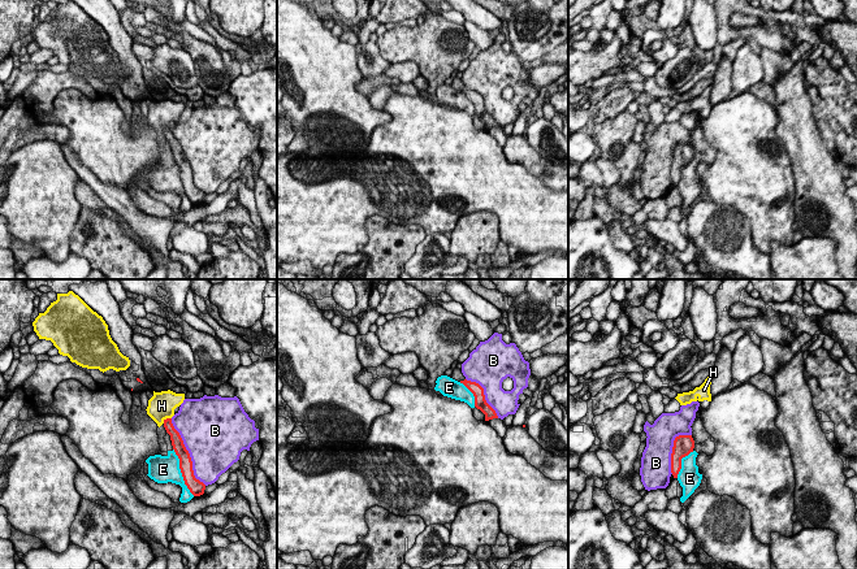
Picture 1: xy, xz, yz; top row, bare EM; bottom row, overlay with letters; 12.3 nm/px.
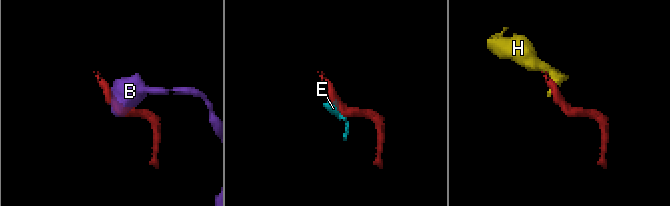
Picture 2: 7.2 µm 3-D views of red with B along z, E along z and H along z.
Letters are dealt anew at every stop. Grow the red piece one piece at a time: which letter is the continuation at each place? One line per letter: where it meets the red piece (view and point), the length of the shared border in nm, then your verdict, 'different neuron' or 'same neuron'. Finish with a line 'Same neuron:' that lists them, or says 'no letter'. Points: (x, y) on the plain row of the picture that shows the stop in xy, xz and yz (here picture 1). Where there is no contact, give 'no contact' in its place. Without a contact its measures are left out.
B: xy (189, 163) | 950 nm | different neuron
E: xy (181, 181) | 650 nm | different neuron
H: xy (167, 127) | 130 nm | different neuron
Same neuron: no letter

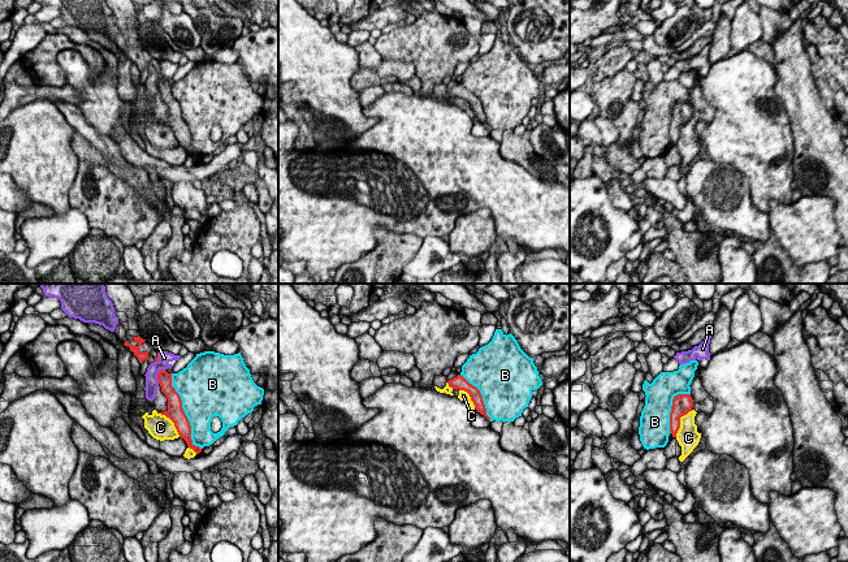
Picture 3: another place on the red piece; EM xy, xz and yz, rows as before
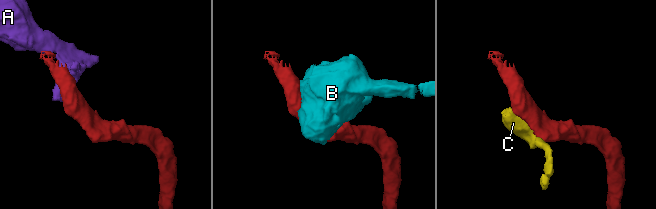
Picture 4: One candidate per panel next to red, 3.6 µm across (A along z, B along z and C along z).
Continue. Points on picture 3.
A: xy (158, 85) | 200 nm | different neuron
B: xy (184, 121) | 1000 nm | different neuron
C: xy (172, 129) | 420 nm | different neuron
Same neuron: no letter

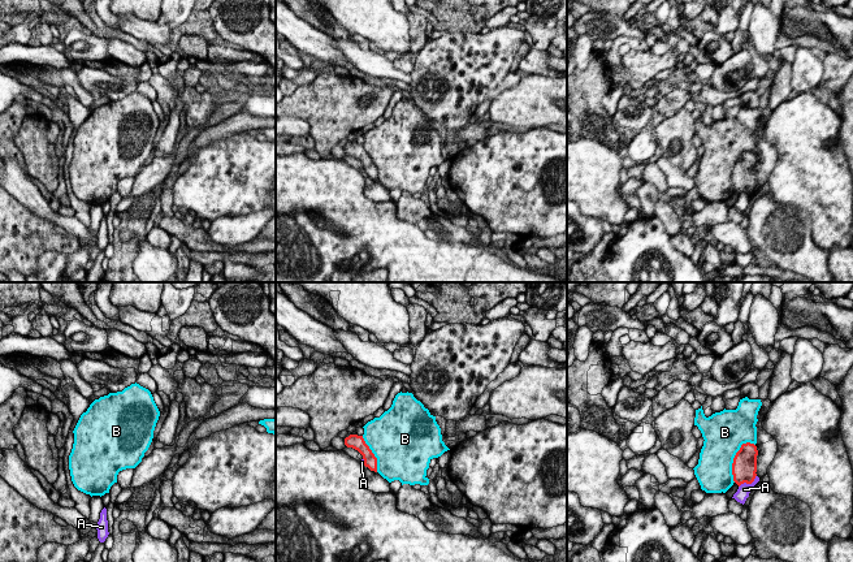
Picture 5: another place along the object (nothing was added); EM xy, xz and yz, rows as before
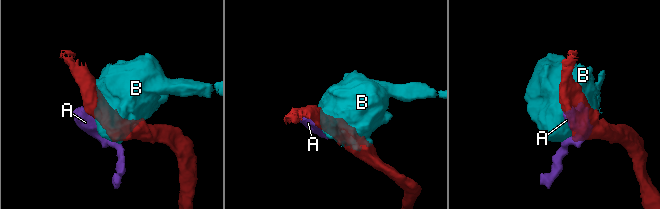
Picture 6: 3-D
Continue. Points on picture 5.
A: yz (748, 191) | 260 nm | different neuron
B: yz (734, 167) | 550 nm | different neuron
Same neuron: no letter

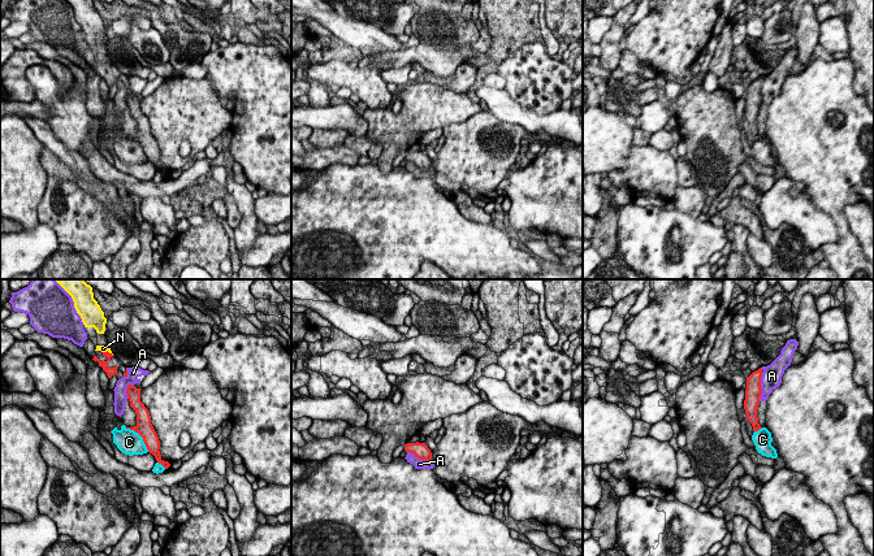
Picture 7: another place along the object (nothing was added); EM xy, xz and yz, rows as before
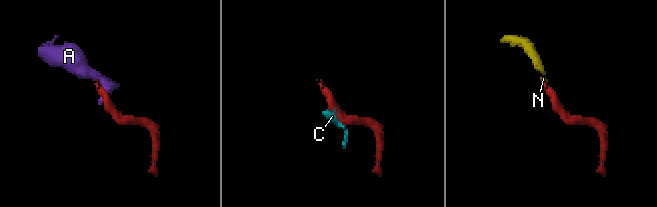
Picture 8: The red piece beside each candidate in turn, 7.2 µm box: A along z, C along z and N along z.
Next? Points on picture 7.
A: yz (760, 95) | 380 nm | different neuron
C: xy (141, 144) | 420 nm | different neuron
N: xy (107, 60) | 170 nm | same neuron
Same neuron: N

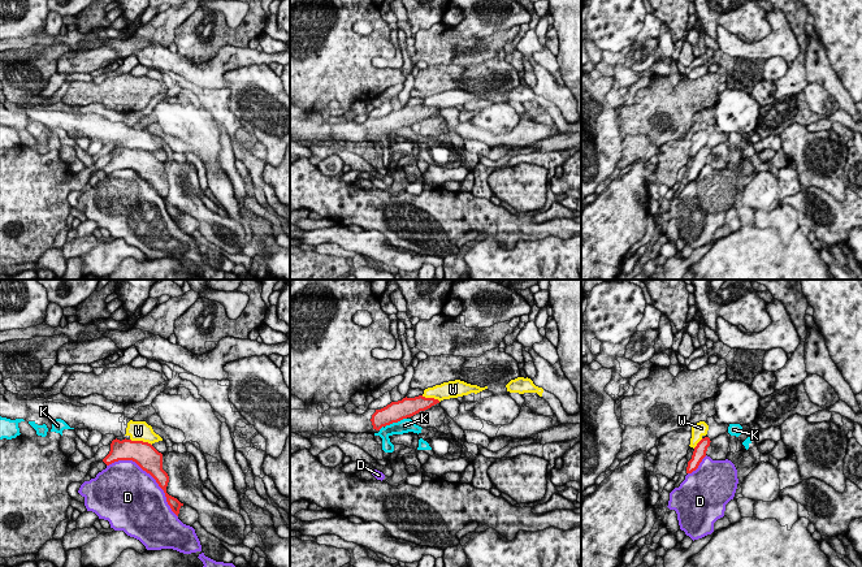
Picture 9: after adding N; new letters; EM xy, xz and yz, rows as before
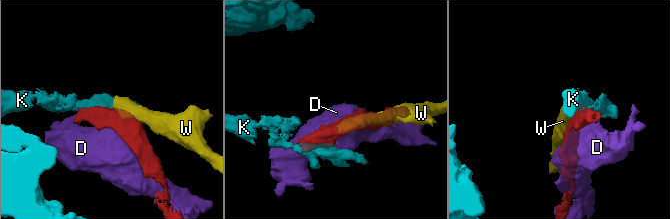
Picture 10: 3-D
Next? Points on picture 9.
D: xy (150, 182) | 1100 nm | different neuron
K: xz (395, 130) | 300 nm | same neuron
W: xy (141, 150) | 280 nm | different neuron
Same neuron: K

